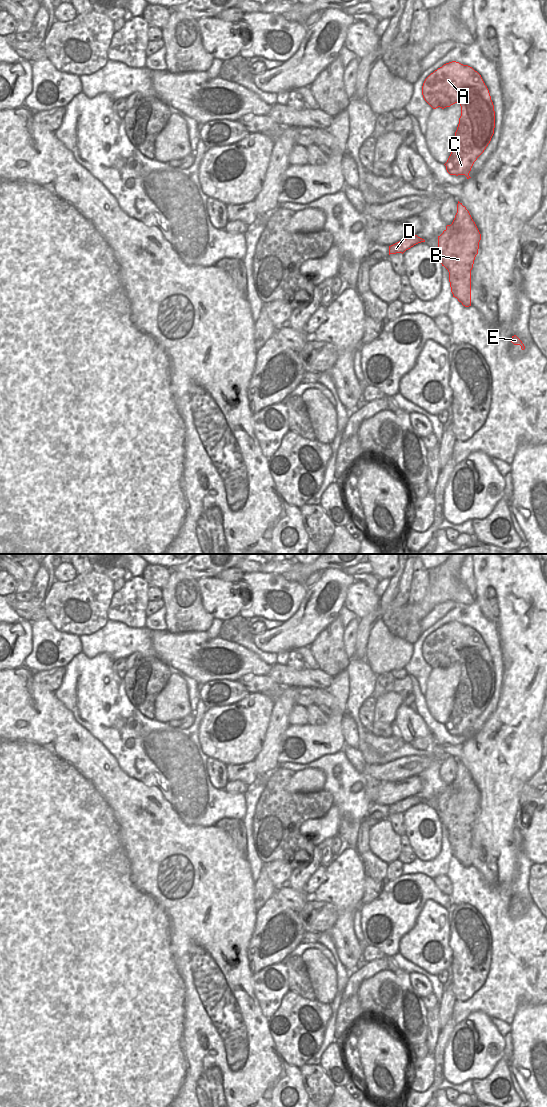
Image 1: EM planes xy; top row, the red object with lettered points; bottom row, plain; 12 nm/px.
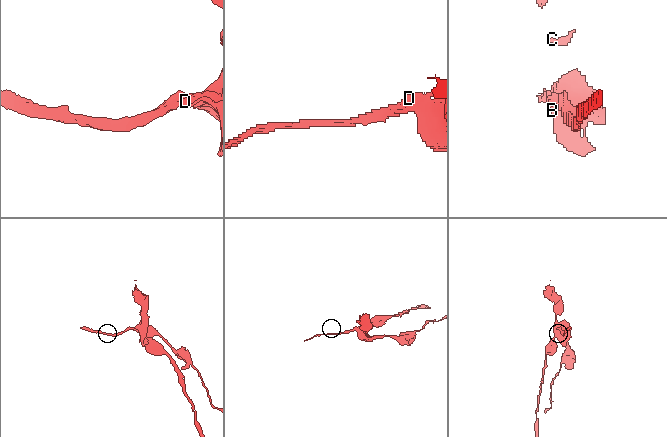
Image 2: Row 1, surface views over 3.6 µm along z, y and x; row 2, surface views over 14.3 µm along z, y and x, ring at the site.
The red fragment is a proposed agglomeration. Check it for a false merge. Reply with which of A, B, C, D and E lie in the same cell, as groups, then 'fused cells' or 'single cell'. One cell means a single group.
A C E / B D | fused cells

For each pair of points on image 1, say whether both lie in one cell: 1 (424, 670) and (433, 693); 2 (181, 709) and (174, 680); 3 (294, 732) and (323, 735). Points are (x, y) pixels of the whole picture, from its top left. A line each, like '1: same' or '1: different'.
1: different
2: same
3: same

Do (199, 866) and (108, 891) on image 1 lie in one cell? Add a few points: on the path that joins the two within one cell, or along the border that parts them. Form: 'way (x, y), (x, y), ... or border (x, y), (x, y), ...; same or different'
way (176, 889), (174, 891), (131, 891); same

